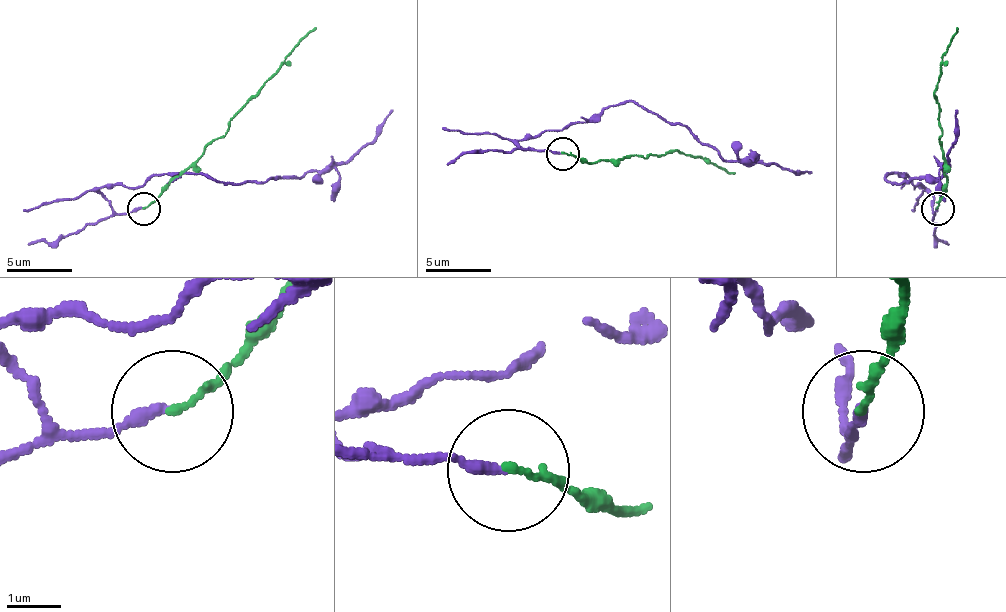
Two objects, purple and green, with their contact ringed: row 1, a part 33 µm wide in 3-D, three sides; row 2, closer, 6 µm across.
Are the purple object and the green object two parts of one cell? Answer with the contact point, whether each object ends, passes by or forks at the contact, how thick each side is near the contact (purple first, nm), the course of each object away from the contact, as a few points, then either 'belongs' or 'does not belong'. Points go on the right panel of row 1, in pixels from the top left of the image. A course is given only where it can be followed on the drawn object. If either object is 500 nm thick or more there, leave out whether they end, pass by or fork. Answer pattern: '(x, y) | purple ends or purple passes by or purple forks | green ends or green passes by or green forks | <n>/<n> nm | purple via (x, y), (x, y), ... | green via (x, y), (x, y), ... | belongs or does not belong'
(937, 208) | purple ends | green ends | 200/140 nm | purple via (938, 209), (935, 212), (925, 189), (905, 176), (885, 176), (892, 183), (908, 183), (944, 173), (958, 110) | green via (938, 209), (948, 179), (938, 137), (935, 84), (941, 55), (958, 28) | does not belong

